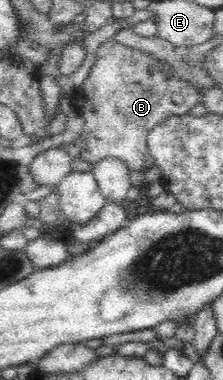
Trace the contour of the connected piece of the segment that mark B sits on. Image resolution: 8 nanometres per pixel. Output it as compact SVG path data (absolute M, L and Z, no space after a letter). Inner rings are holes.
M113 39L106 40L103 44L99 44L95 52L95 64L89 76L77 91L77 95L71 98L74 103L81 104L81 116L84 118L84 125L79 132L79 138L83 141L81 159L95 166L100 161L117 158L125 163L129 170L145 174L155 166L148 150L149 132L169 116L191 115L189 110L201 104L201 96L205 94L206 90L201 86L180 80L175 70L171 68L167 70L164 61L141 50L124 46Z

